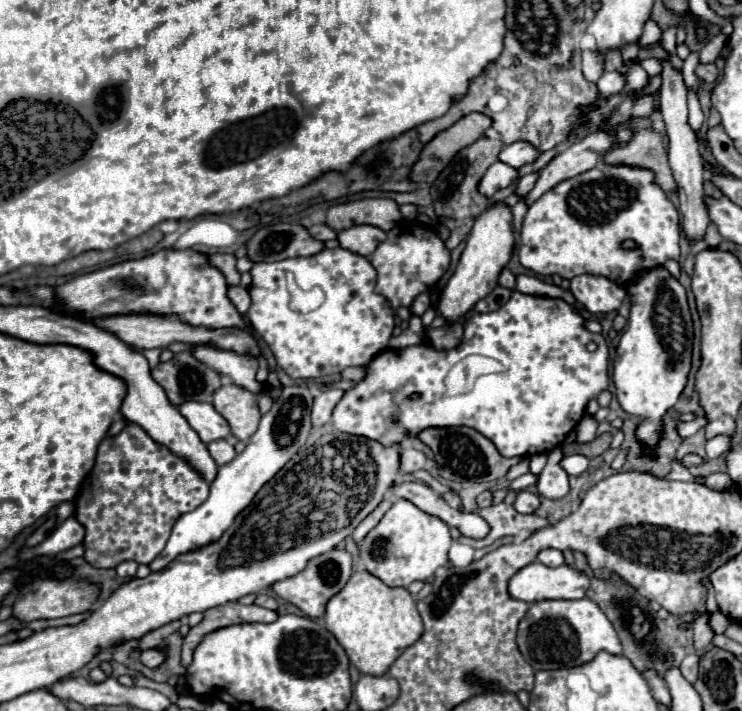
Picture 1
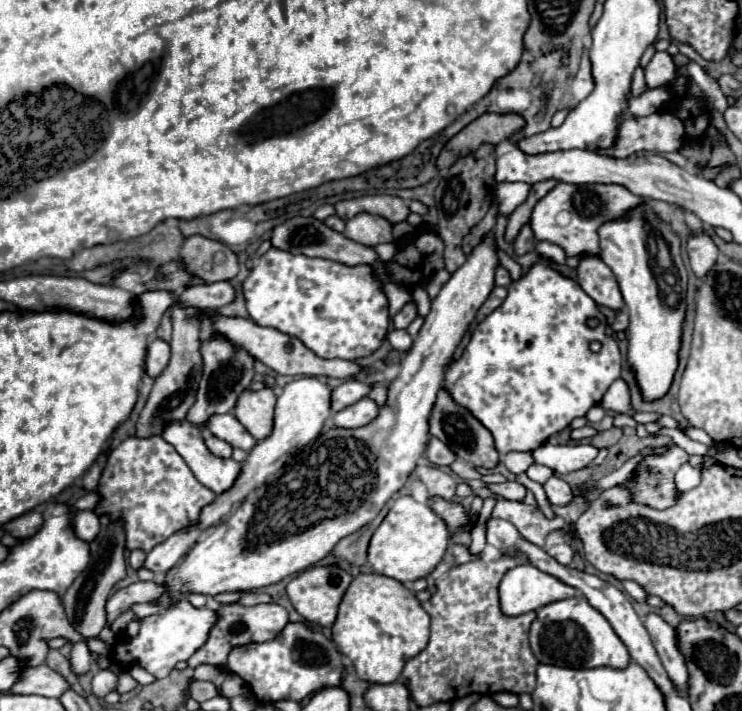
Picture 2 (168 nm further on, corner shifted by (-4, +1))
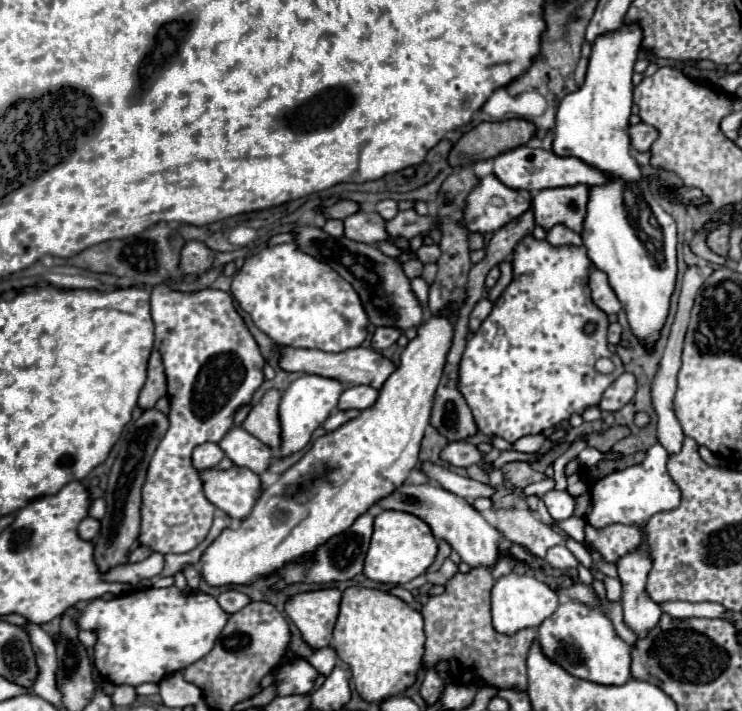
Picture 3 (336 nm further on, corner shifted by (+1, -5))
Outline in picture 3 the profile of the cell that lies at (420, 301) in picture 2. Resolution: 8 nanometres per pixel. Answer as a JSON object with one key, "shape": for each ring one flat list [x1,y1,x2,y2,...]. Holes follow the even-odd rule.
{"shape":[[416,277,416,279,412,279,412,291,414,291,414,295,416,295,416,299,418,299,418,303,422,305,422,309,424,311,428,311,428,285,426,285,426,281,422,279,422,277]]}

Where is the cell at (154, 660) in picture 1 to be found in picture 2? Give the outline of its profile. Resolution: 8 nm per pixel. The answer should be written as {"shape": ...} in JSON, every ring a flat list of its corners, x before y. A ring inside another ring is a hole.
{"shape":[[183,597,179,599,179,603,169,607,161,615,143,617,139,633,135,637,129,637,129,635,119,637,111,647,111,659,123,669,129,669,131,665,139,665,151,675,155,675,157,679,163,679,175,669,179,661,187,661,199,647,203,647,215,623,217,623,215,609,209,609,209,607,197,609]]}

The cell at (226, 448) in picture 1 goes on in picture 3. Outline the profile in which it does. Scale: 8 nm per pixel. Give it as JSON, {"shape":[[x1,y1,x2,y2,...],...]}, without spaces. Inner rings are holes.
{"shape":[[202,443,192,453,192,463,196,469,216,467,224,457,224,451,216,443]]}

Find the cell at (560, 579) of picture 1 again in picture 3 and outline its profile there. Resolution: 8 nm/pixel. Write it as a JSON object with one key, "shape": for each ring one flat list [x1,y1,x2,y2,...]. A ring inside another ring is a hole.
{"shape":[[510,571,502,575,492,587,492,623,498,633,512,635,524,627,538,627,540,621,550,617,558,607,558,593,534,575]]}

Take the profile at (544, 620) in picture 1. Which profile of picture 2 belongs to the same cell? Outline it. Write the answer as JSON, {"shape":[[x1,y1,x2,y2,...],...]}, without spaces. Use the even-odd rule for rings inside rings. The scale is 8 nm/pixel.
{"shape":[[575,595,571,599,555,601,541,607,529,631,529,643,535,657,541,663,559,665,559,667,625,669,631,663,631,655,625,643,615,635,607,619,599,611,595,611,583,595]]}

